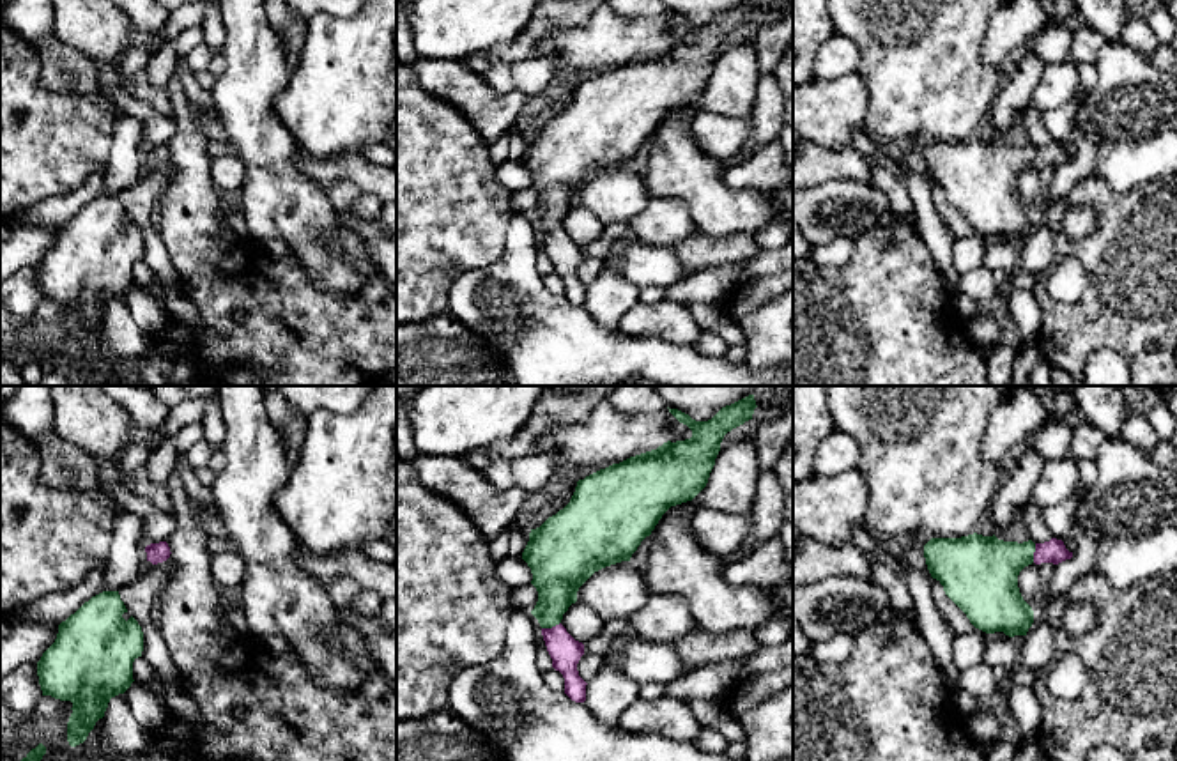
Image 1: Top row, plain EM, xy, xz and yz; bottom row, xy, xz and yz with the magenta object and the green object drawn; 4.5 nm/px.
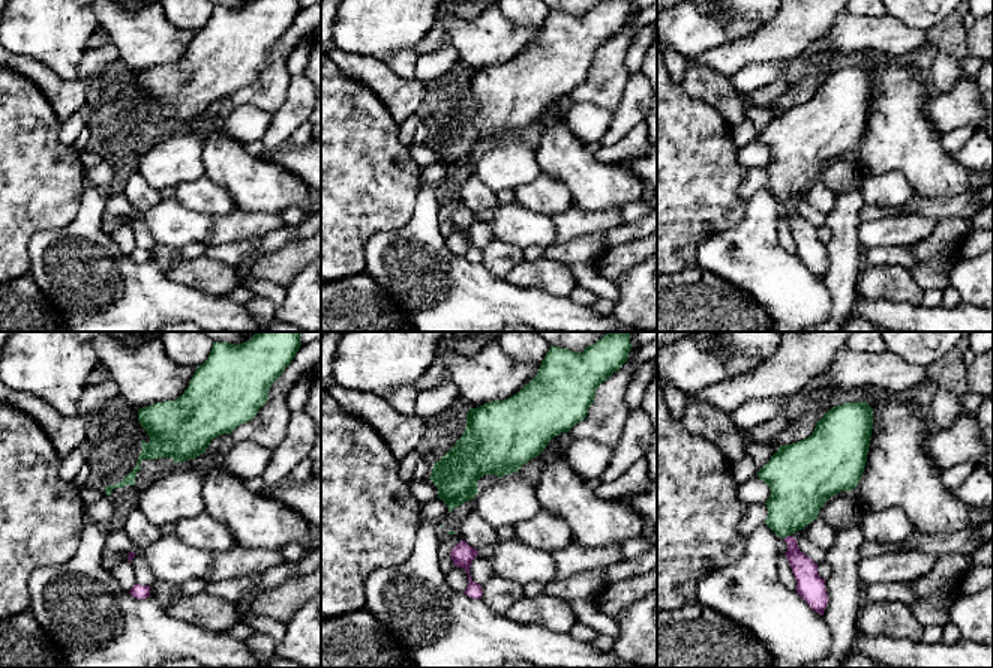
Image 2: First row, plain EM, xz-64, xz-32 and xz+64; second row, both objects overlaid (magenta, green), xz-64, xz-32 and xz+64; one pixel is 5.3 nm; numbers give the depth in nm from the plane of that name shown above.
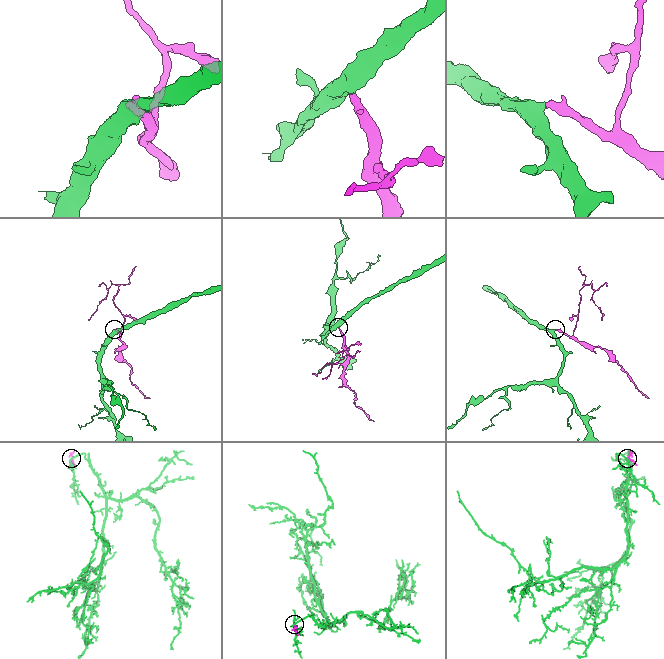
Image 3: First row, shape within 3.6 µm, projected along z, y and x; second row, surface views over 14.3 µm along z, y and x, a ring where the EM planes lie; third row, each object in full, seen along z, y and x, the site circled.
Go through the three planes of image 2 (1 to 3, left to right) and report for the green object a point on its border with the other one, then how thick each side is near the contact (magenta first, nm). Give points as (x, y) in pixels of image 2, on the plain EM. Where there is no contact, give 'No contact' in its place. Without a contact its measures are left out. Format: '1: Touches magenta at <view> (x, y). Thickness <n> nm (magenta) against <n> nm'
1: No contact
2: No contact
3: Touches magenta at xz+64 (788, 200). Thickness 140 nm (magenta) against 300 nm

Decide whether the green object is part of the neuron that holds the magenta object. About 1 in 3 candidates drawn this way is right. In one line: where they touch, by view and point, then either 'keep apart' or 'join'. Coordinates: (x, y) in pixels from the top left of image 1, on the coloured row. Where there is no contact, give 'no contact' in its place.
meets magenta in xz at (553, 627); join

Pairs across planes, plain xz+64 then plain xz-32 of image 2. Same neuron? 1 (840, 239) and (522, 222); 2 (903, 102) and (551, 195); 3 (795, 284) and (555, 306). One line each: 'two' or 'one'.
1: two
2: two
3: one

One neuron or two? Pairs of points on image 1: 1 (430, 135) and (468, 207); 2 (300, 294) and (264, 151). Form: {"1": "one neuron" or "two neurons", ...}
{"1": "one neuron", "2": "two neurons"}

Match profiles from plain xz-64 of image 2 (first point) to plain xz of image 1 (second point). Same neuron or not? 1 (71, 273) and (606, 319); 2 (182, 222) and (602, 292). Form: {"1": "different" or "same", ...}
{"1": "different", "2": "different"}

